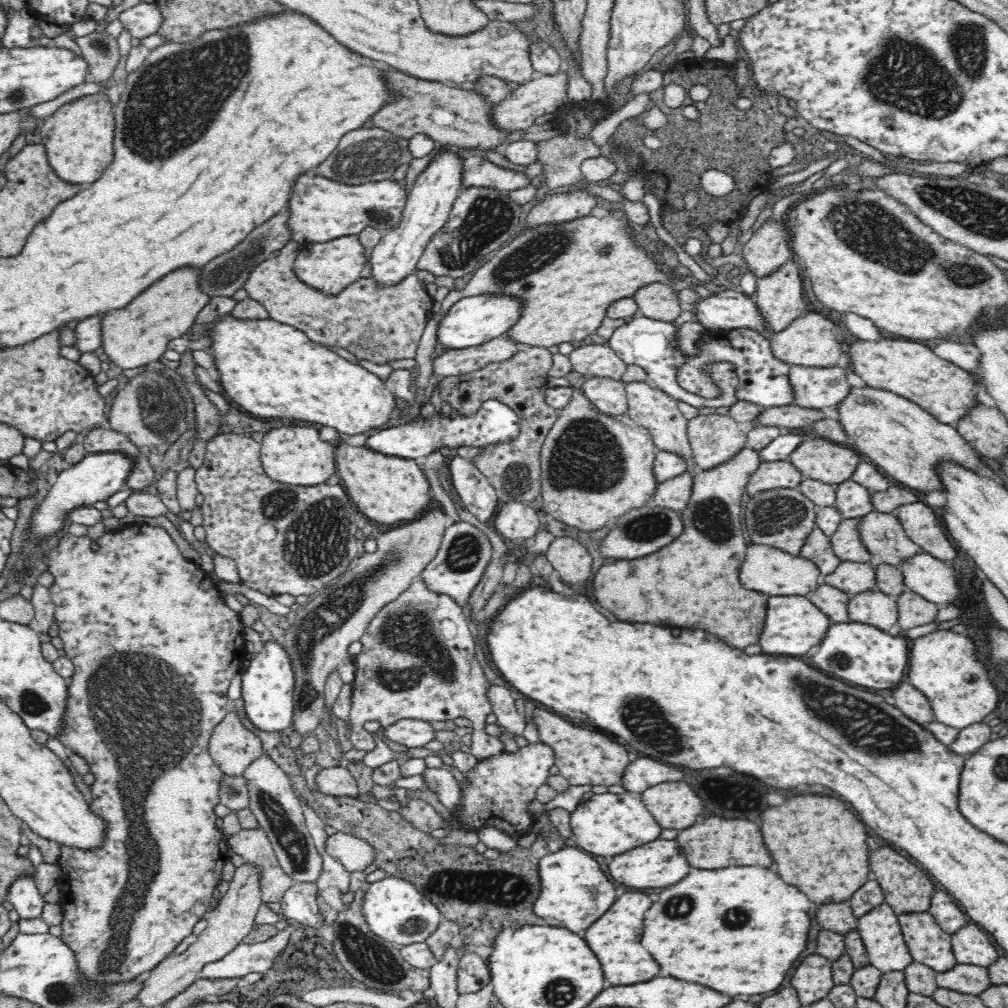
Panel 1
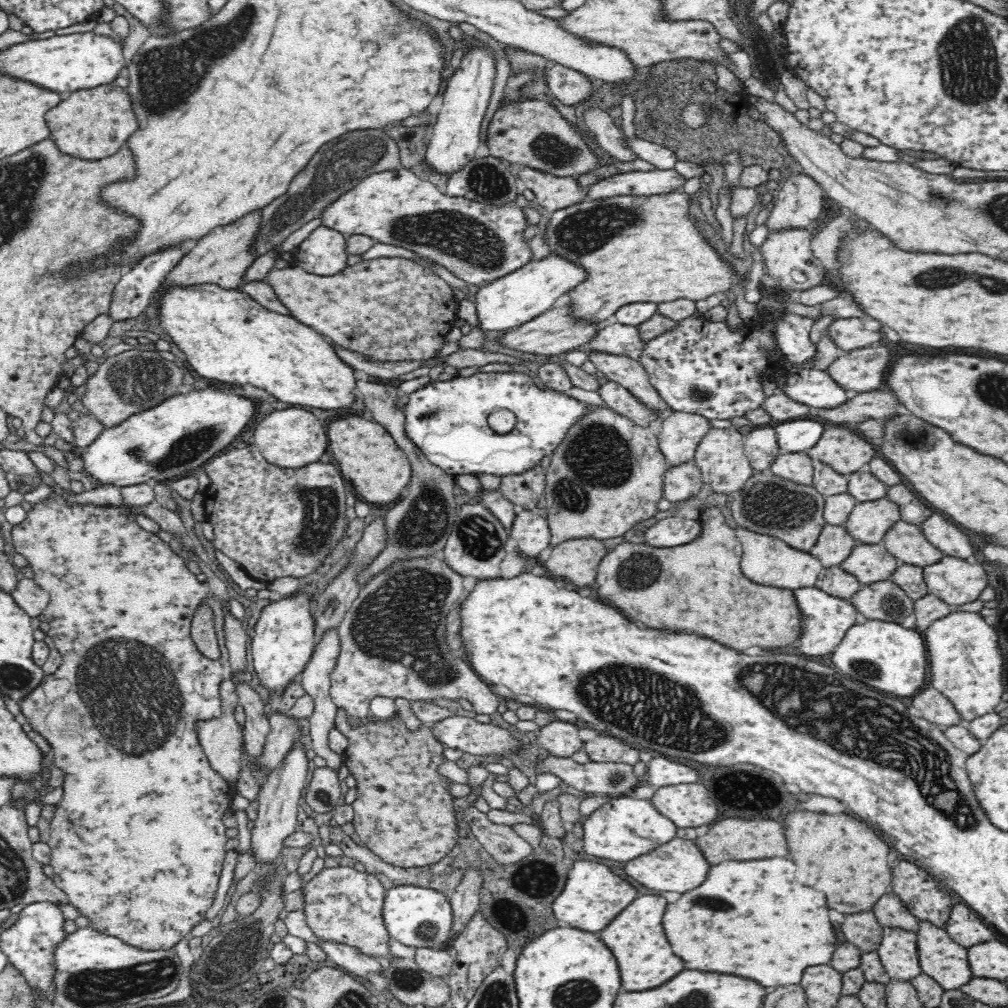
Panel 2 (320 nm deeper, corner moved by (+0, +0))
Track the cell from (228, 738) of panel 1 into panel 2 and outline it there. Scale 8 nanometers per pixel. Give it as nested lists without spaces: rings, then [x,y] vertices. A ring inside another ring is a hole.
[[[231,677],[224,678],[220,682],[219,689],[222,715],[208,721],[198,722],[194,726],[194,730],[196,735],[198,735],[198,742],[202,746],[202,751],[204,751],[211,767],[227,781],[236,781],[238,780],[238,774],[240,774],[240,764],[242,764],[242,751],[244,748],[243,728],[235,720],[235,712],[239,710],[238,695],[236,694],[235,683]]]

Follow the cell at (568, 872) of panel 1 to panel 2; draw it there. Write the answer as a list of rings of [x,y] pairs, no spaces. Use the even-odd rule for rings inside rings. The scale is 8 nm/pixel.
[[[579,860],[571,865],[568,872],[566,888],[554,900],[554,914],[558,920],[564,920],[568,926],[586,930],[586,932],[600,932],[604,930],[628,904],[636,898],[636,888],[616,876],[608,866],[596,862]]]

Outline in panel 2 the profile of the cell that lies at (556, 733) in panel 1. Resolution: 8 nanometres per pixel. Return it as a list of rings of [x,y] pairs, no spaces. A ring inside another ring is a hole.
[[[600,734],[584,743],[584,749],[596,762],[622,762],[634,766],[640,760],[640,750],[611,735]]]

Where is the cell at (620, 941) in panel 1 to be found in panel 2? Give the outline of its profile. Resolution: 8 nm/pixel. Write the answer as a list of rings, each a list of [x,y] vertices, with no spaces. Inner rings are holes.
[[[640,896],[600,932],[602,942],[614,952],[618,960],[622,990],[626,992],[650,990],[672,980],[678,972],[684,970],[682,960],[672,952],[672,946],[666,940],[662,928],[664,912],[666,912],[666,900],[662,896]]]

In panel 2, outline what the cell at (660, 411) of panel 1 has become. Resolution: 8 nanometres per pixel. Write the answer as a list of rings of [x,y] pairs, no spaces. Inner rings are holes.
[[[595,350],[586,351],[586,355],[587,360],[593,362],[598,371],[606,375],[606,378],[617,382],[646,406],[657,410],[659,416],[664,416],[670,410],[652,386],[649,375],[639,360],[622,354],[596,352]]]

